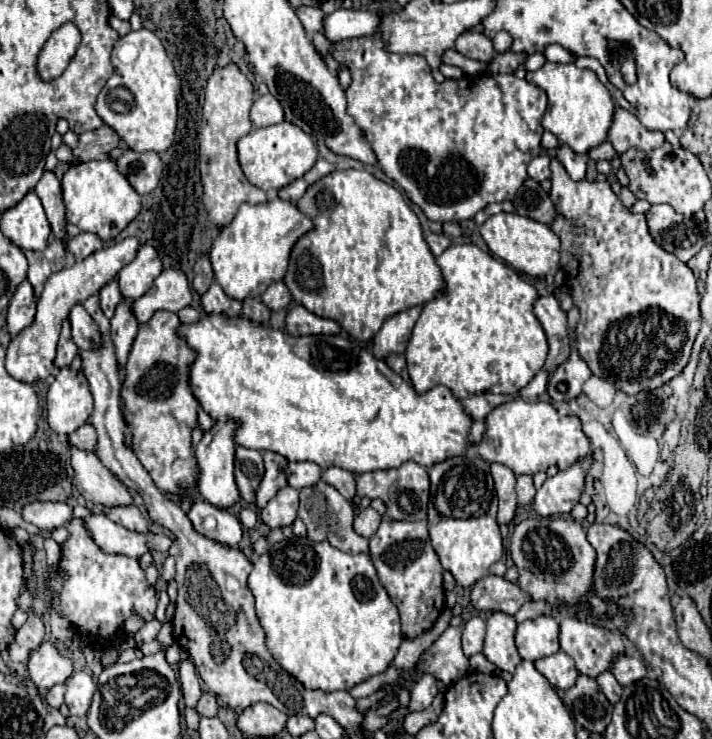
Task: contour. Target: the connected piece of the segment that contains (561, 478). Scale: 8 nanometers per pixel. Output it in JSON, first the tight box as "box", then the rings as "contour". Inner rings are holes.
{"box":[532,454,594,516],"contour":[[[592,454],[580,458],[570,468],[560,470],[554,478],[548,478],[536,492],[532,508],[540,516],[570,514],[570,510],[580,502],[580,496],[584,492],[584,478],[588,474],[586,464],[594,464]]]}

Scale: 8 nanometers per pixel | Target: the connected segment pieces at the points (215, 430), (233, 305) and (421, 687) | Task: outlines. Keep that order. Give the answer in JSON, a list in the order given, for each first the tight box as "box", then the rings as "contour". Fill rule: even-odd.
[{"box":[194,422,240,510],"contour":[[[214,422],[212,430],[202,436],[200,444],[194,450],[198,470],[200,470],[196,490],[198,490],[198,494],[204,502],[208,502],[216,508],[222,508],[222,510],[234,506],[240,500],[240,494],[238,494],[238,488],[236,488],[236,482],[234,482],[234,448],[236,448],[234,432],[236,432],[234,424]]]},{"box":[202,282,242,316],"contour":[[[218,282],[210,284],[208,292],[202,296],[202,306],[208,314],[224,312],[226,316],[238,316],[242,310],[242,302],[226,296],[226,292],[222,290],[222,286]]]},{"box":[410,674,438,710],"contour":[[[422,674],[416,688],[410,694],[410,710],[424,710],[432,704],[434,696],[438,694],[438,680],[432,674]]]}]

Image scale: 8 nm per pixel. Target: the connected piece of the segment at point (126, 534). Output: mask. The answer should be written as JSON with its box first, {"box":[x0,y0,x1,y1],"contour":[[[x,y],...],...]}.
{"box":[84,512,172,558],"contour":[[[102,512],[86,516],[84,522],[86,530],[90,530],[90,536],[104,554],[126,554],[130,558],[140,558],[148,550],[166,552],[172,544],[168,536],[130,532],[124,526],[110,522]]]}

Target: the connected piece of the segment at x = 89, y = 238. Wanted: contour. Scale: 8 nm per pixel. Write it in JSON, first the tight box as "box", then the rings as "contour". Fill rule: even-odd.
{"box":[66,232,104,260],"contour":[[[82,232],[78,236],[74,236],[68,246],[66,246],[66,252],[72,254],[76,260],[82,260],[90,254],[94,254],[96,250],[100,250],[104,246],[102,238],[98,238],[98,234],[88,234],[88,232]]]}

